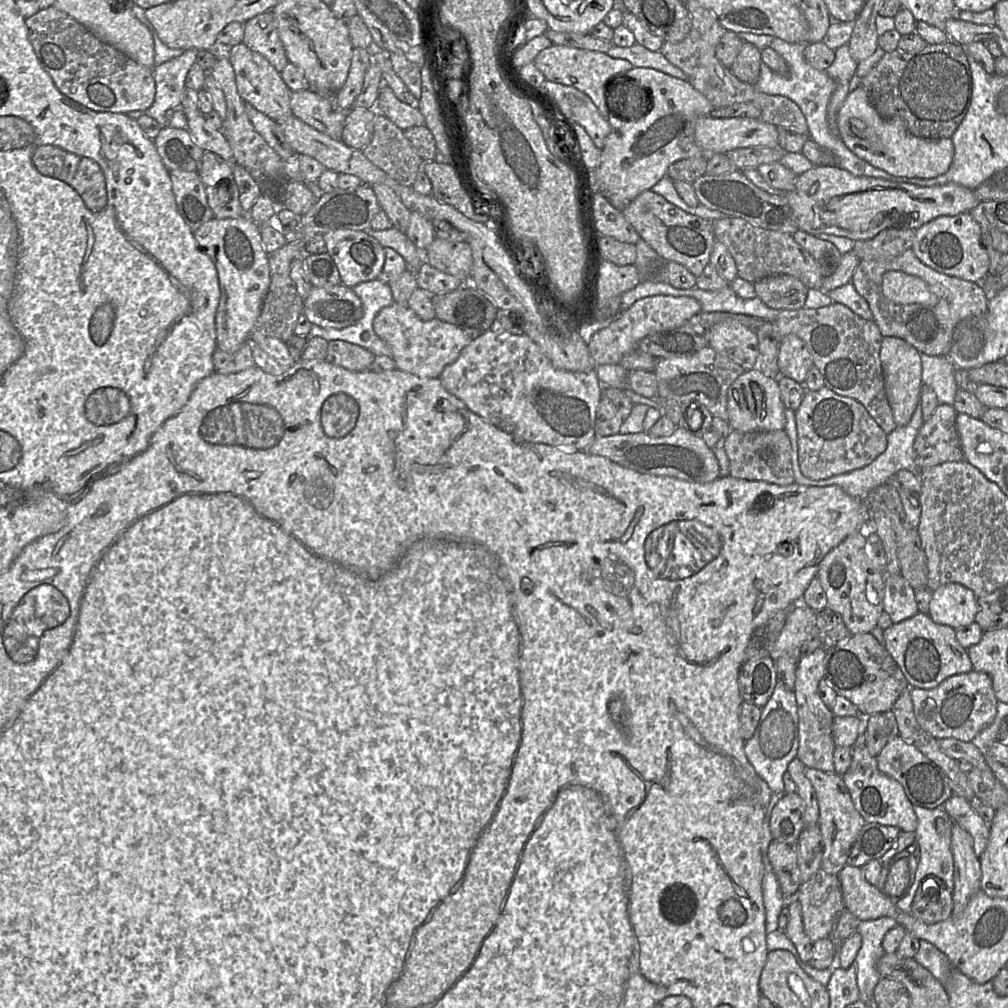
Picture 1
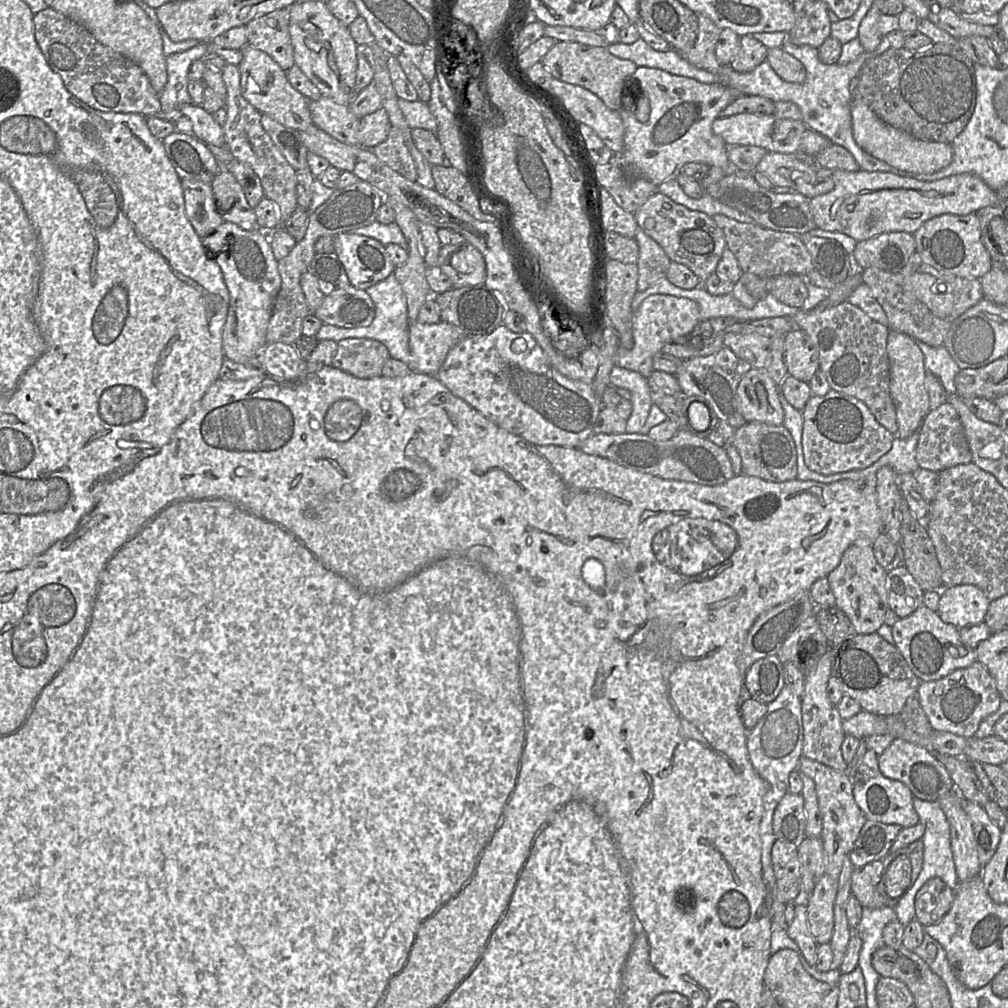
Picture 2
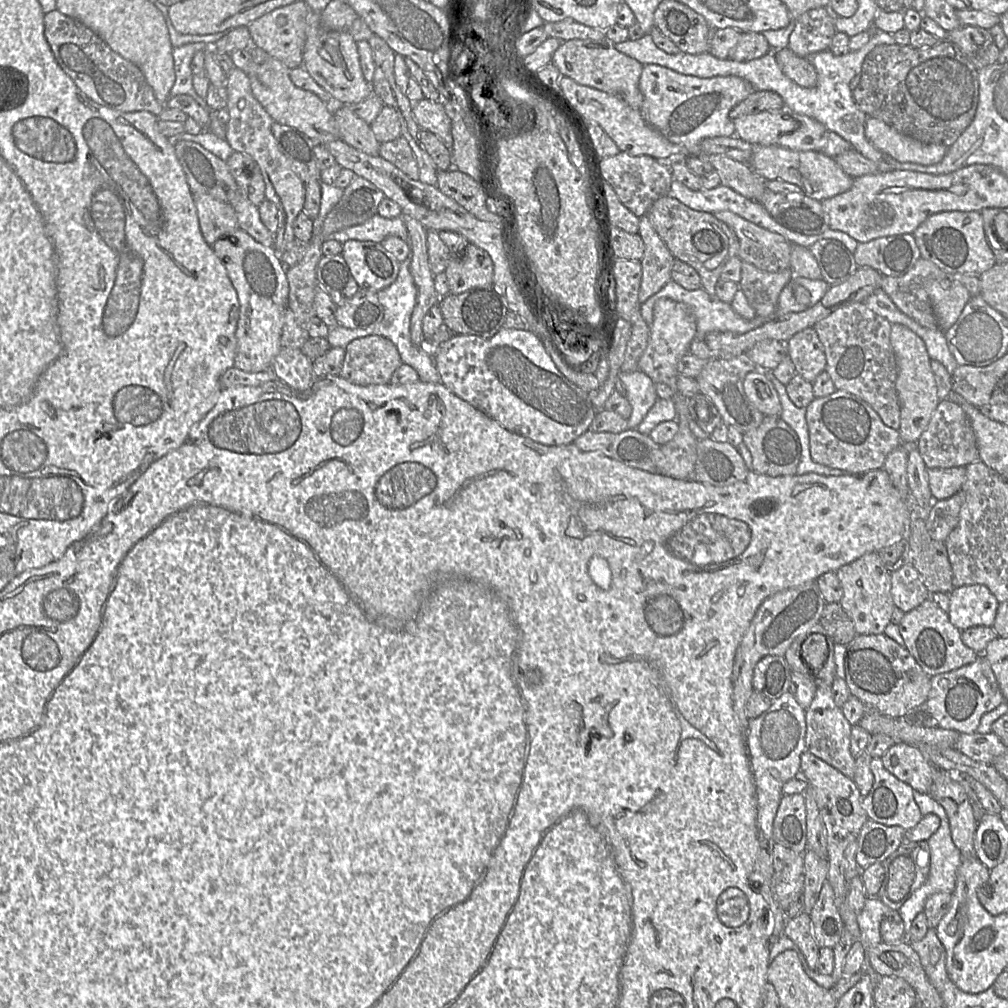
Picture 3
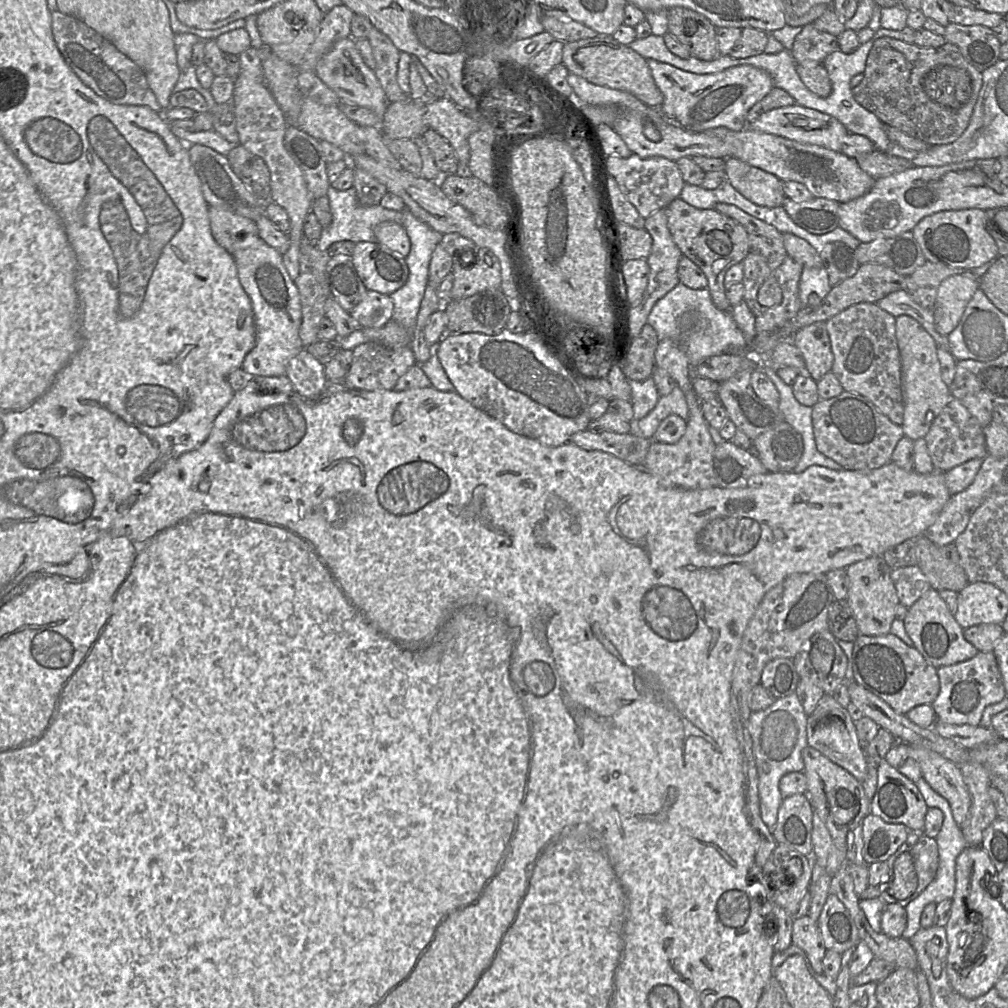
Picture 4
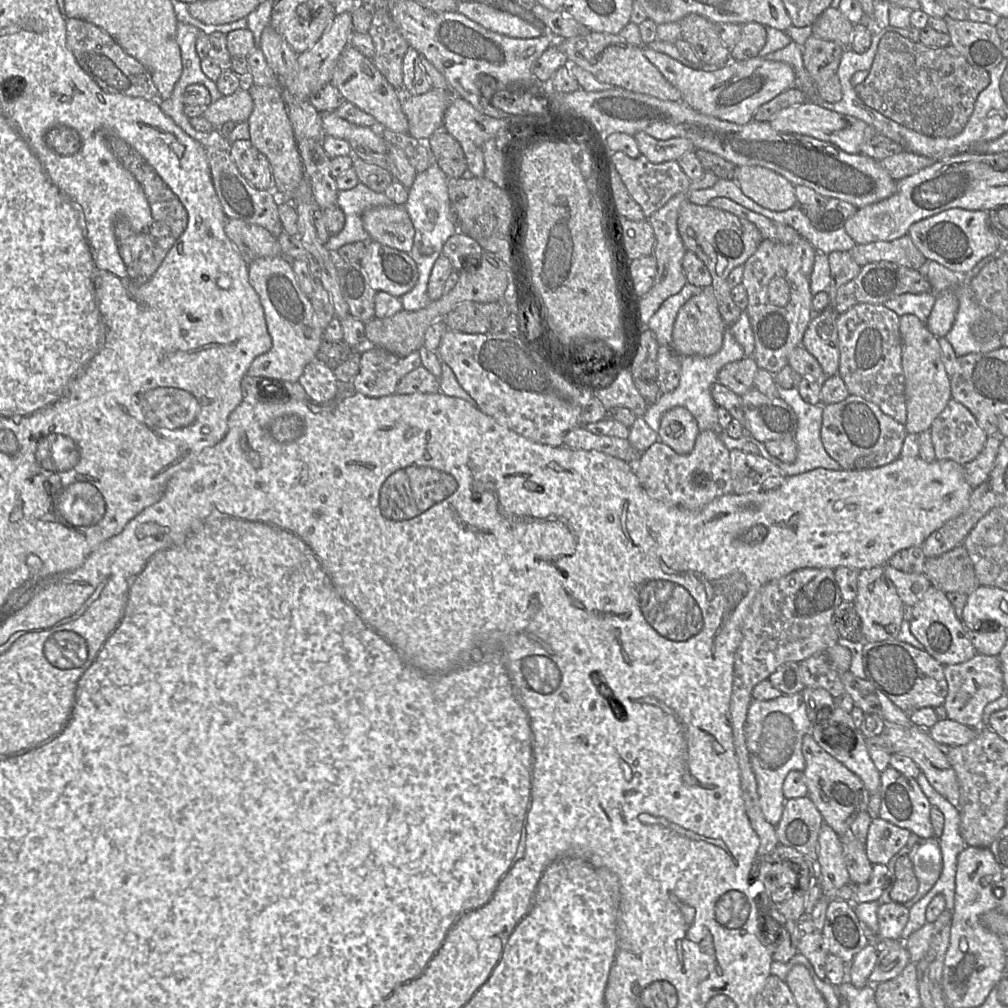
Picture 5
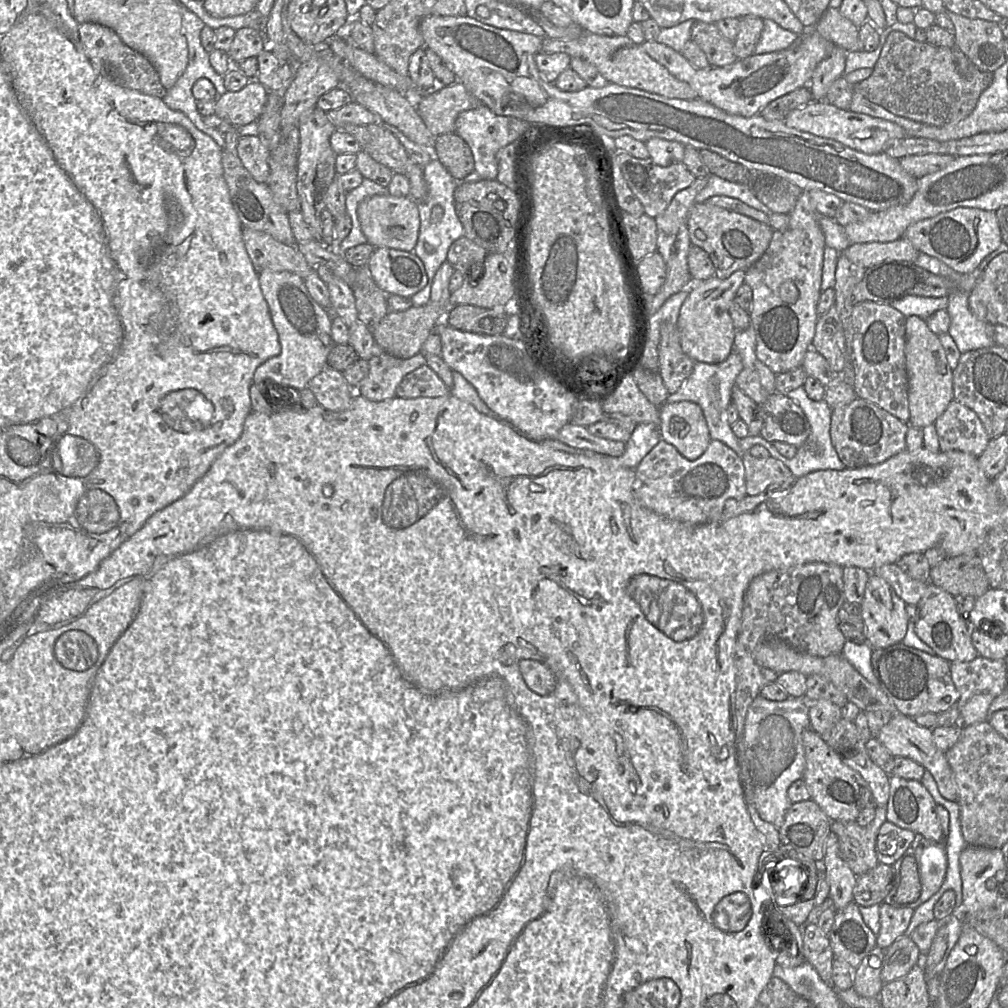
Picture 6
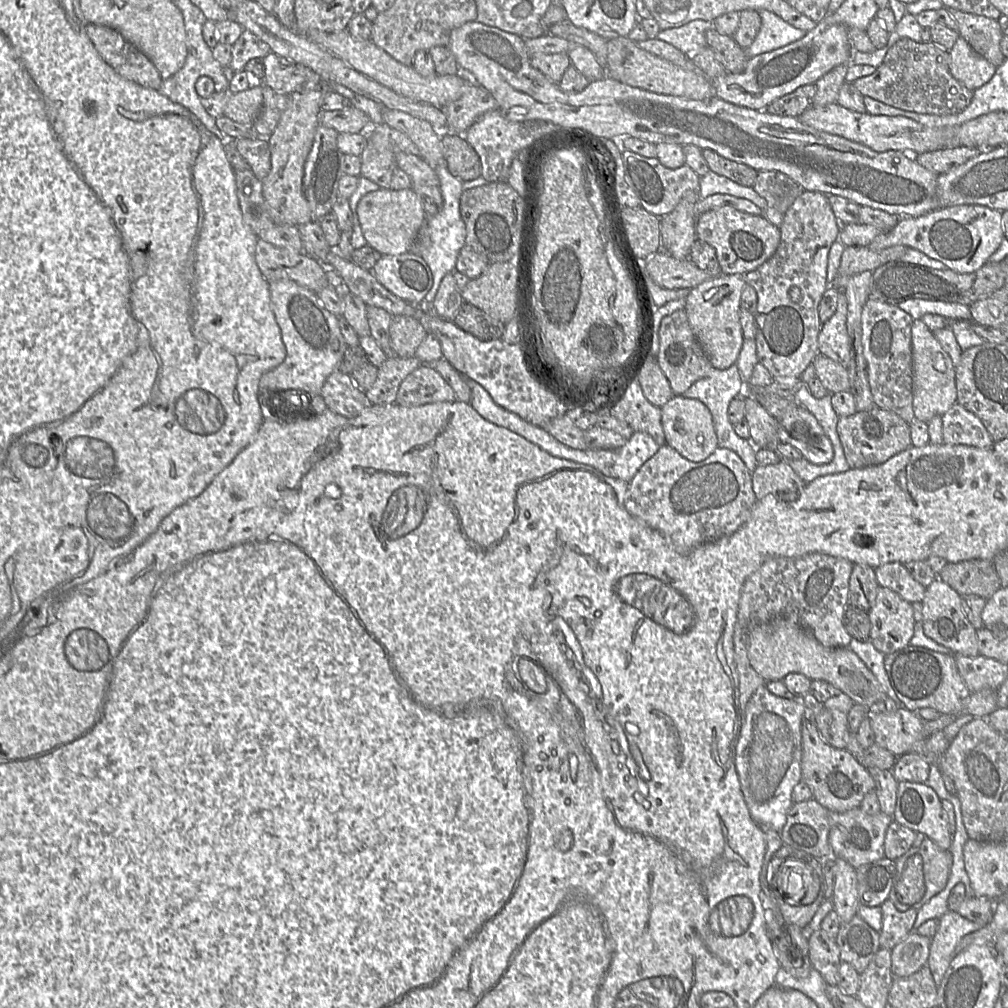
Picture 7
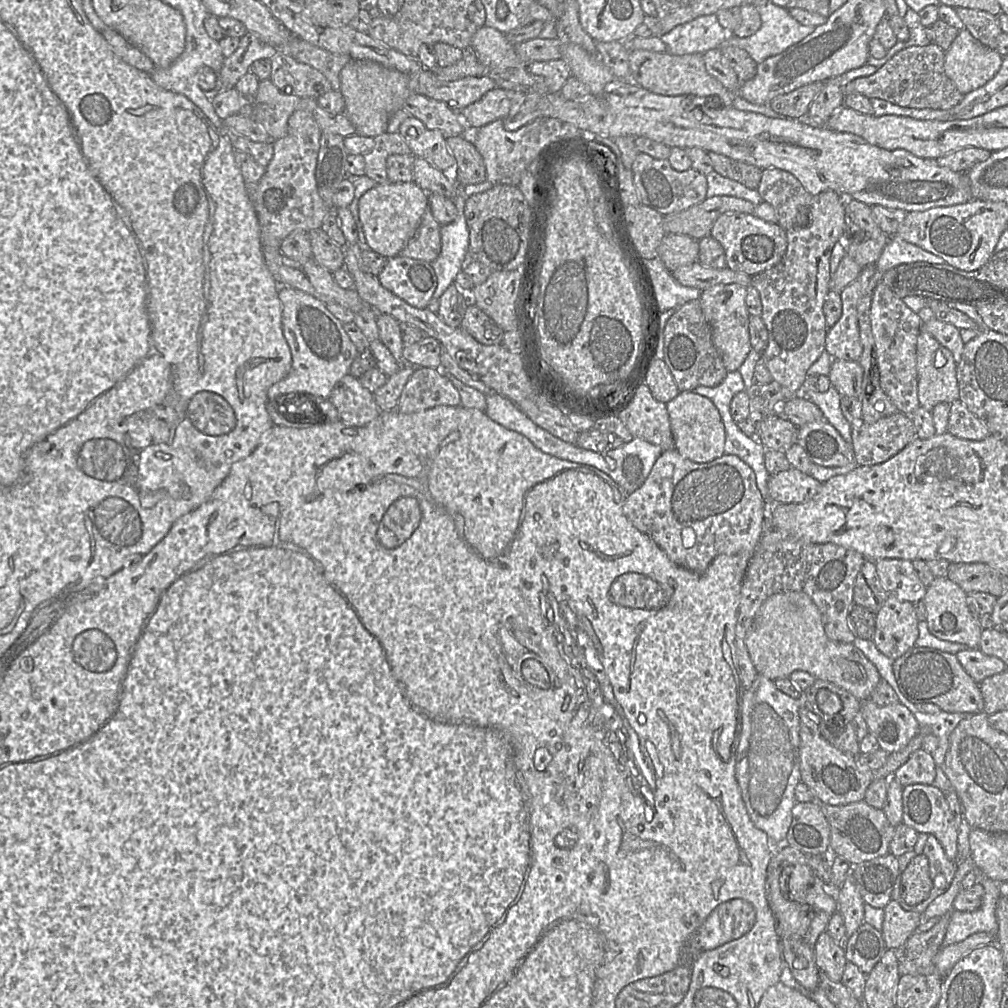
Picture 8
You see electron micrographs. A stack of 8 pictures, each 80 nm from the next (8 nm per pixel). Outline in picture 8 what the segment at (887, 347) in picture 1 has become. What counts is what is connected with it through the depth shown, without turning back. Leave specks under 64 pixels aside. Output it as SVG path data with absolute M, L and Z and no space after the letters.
M921 328L916 345L916 368L918 377L919 405L932 411L941 402L951 404L959 398L959 386L956 376L957 364L953 354L940 344L929 332Z

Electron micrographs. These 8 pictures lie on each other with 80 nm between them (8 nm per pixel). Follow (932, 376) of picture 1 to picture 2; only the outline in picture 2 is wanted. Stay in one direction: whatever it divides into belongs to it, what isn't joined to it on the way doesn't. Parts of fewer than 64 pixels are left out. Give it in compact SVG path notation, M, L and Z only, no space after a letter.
M921 341L916 342L924 355L926 373L936 376L948 395L956 394L955 376L960 368L947 348L944 345L932 347Z

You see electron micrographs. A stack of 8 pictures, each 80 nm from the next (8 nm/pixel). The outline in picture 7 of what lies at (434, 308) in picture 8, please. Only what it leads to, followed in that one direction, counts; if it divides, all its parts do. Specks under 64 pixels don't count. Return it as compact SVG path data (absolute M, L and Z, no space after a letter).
M445 164L433 166L439 178L439 188L443 197L442 209L435 215L426 215L426 222L429 230L430 245L429 247L420 247L419 256L429 266L433 275L433 284L428 293L423 298L420 306L432 308L432 302L437 294L439 285L443 277L454 272L456 261L461 249L466 245L466 226L460 213L460 198L463 193L463 181L454 177Z

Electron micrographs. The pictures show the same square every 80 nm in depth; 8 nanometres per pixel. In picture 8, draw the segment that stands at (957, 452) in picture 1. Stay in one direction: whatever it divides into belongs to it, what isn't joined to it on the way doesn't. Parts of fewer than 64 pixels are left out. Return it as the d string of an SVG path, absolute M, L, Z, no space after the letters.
M958 398L951 403L947 432L955 437L981 441L990 435L986 425Z

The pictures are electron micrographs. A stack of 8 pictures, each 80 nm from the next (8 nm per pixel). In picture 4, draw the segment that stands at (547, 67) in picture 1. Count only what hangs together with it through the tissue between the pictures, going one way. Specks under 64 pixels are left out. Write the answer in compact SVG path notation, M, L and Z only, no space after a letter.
M598 34L594 38L564 43L561 64L569 73L598 86L628 92L651 108L659 108L663 102L663 95L654 82L647 60L628 45L618 43L611 35Z

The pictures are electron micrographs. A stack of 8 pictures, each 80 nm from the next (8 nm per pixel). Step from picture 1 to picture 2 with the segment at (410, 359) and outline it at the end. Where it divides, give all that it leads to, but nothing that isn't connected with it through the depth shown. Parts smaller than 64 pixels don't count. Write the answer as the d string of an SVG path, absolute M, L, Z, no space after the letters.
M443 321L437 324L411 322L408 330L411 370L426 375L436 375L451 348L465 337L460 328Z

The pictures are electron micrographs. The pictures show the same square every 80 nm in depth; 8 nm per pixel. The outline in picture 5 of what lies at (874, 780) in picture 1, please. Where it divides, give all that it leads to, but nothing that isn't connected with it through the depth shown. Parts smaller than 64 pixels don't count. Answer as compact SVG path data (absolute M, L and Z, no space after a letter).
M891 766L881 772L879 817L921 838L933 838L931 804L914 778Z

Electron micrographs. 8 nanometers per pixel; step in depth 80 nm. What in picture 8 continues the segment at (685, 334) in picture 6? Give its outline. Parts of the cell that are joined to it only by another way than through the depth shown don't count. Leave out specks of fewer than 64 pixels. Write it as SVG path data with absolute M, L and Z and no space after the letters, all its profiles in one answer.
M717 284L702 290L699 297L700 305L706 321L711 328L712 342L719 352L728 372L739 371L752 349L749 338L749 313L745 298L747 287L732 284Z

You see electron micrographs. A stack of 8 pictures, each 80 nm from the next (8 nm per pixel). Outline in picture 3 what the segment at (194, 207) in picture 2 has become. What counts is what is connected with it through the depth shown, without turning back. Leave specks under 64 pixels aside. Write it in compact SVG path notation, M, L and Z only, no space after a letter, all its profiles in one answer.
M192 193L199 227L210 246L227 232L239 228L233 207L207 194Z

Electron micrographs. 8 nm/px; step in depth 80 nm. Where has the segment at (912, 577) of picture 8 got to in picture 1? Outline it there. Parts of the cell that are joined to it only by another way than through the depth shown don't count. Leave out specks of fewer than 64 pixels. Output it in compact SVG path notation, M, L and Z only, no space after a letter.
M886 575L884 611L894 624L913 617L918 610L915 589L901 575Z

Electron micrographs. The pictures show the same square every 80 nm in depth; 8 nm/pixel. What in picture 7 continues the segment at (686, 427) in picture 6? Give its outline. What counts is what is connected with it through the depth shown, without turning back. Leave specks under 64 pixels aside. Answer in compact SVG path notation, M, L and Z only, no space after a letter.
M674 396L661 407L661 423L666 443L689 461L701 462L719 447L711 412L700 400Z

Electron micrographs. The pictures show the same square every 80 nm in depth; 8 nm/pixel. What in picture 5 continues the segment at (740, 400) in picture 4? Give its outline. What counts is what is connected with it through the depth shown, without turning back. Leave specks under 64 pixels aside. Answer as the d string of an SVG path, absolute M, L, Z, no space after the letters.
M752 388L741 396L742 407L747 421L746 433L760 442L769 440L794 439L798 421L794 410L779 396L768 397Z

